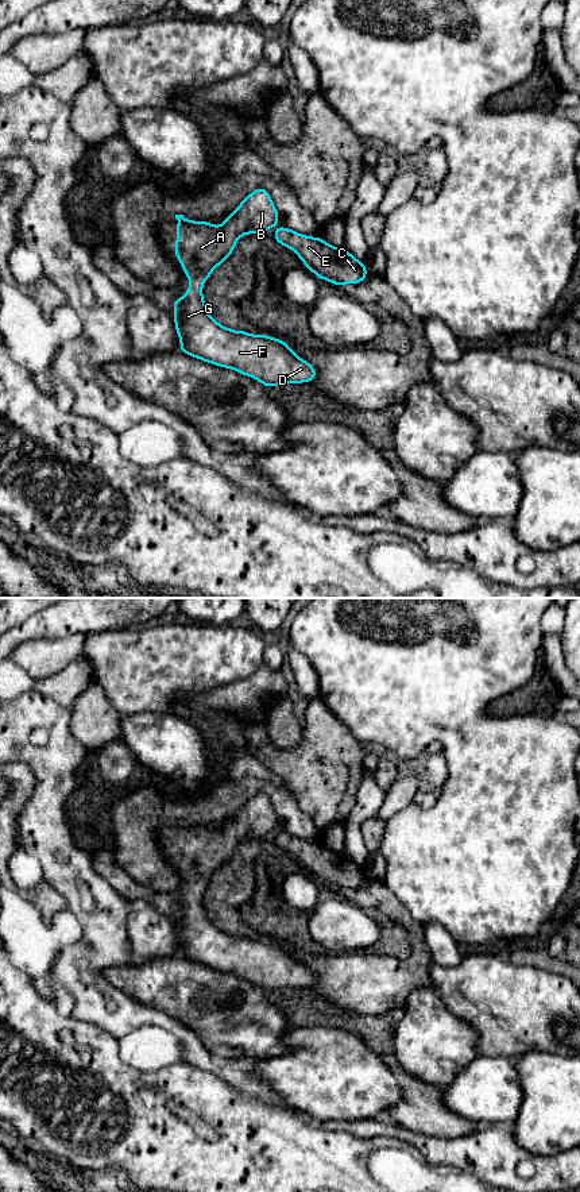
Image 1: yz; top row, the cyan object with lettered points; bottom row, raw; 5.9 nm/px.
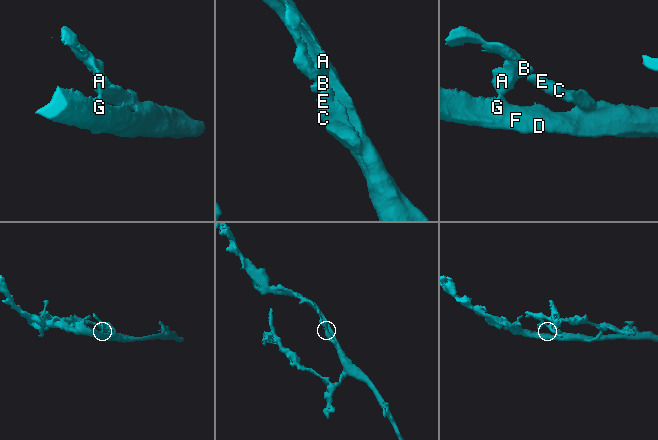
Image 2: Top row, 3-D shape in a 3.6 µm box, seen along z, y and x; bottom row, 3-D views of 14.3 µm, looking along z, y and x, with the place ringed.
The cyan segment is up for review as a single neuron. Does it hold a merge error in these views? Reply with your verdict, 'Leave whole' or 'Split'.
Leave whole

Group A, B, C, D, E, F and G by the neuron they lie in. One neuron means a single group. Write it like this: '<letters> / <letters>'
A B C D E F G

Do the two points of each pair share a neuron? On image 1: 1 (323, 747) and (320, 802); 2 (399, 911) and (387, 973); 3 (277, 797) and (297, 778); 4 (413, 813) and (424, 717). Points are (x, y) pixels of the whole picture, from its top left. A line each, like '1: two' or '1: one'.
1: one
2: one
3: two
4: one

